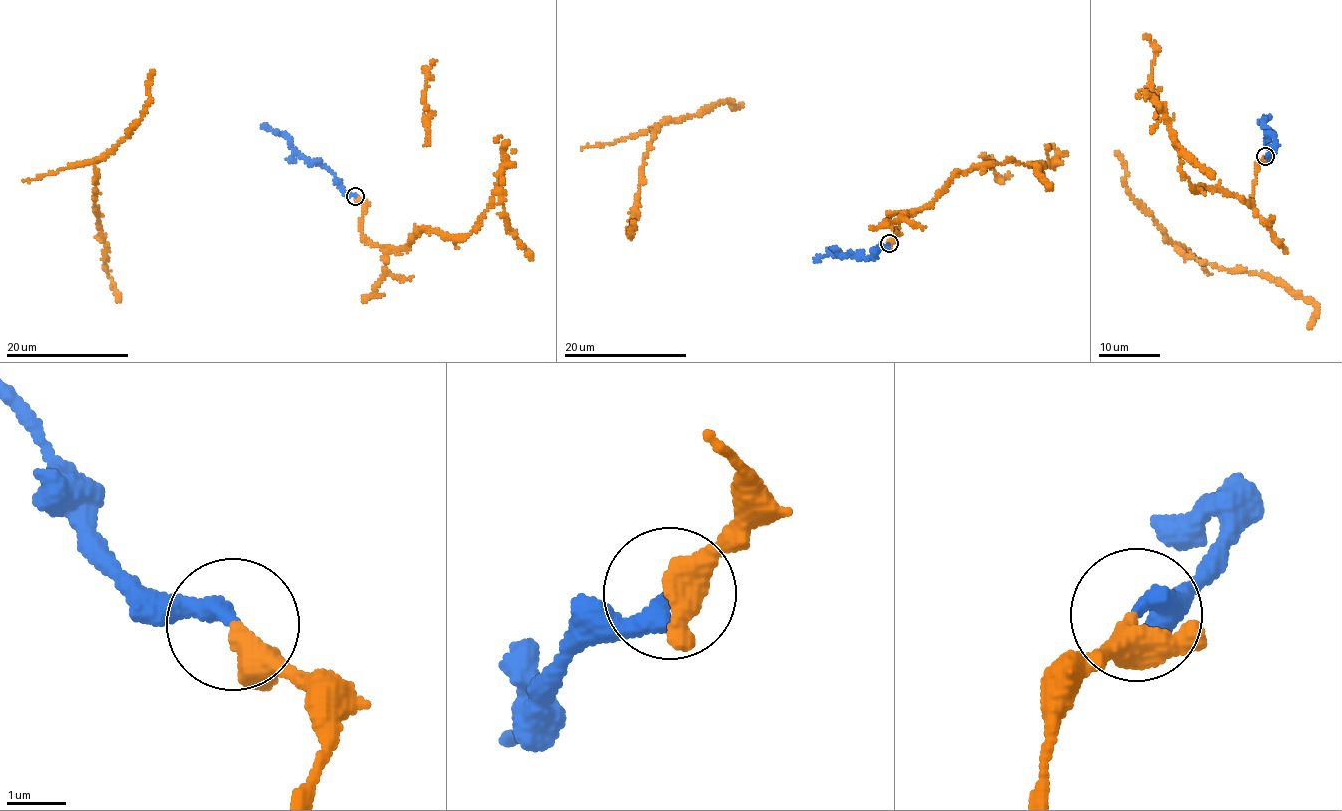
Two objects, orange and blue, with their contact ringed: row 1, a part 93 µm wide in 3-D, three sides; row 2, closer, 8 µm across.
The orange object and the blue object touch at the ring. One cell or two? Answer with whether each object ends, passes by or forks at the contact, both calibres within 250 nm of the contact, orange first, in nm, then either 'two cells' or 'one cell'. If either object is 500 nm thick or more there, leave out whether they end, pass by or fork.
orange passes by; blue ends; calibres 320 and 320 nm; one cell

